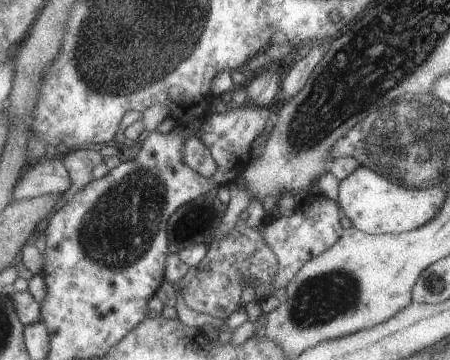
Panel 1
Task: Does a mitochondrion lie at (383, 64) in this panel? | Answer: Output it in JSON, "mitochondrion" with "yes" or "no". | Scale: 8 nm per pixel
{"mitochondrion":"yes"}

